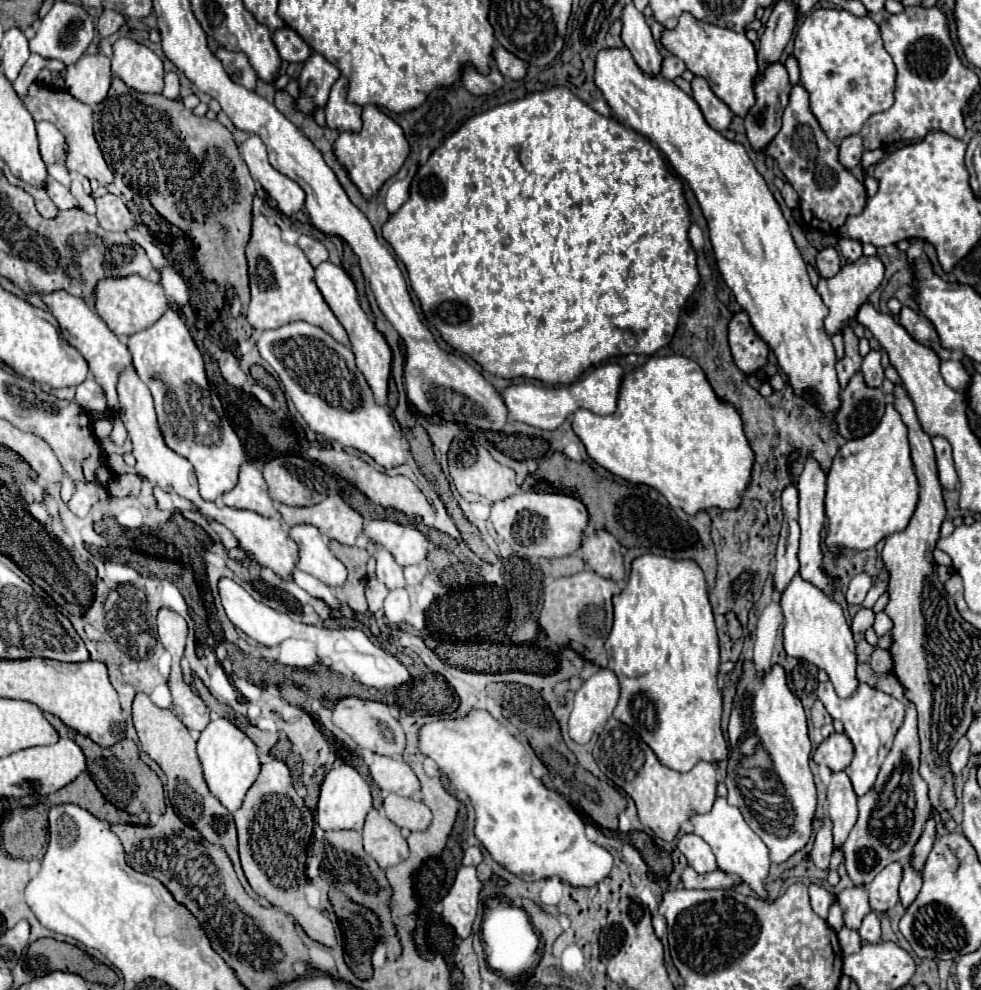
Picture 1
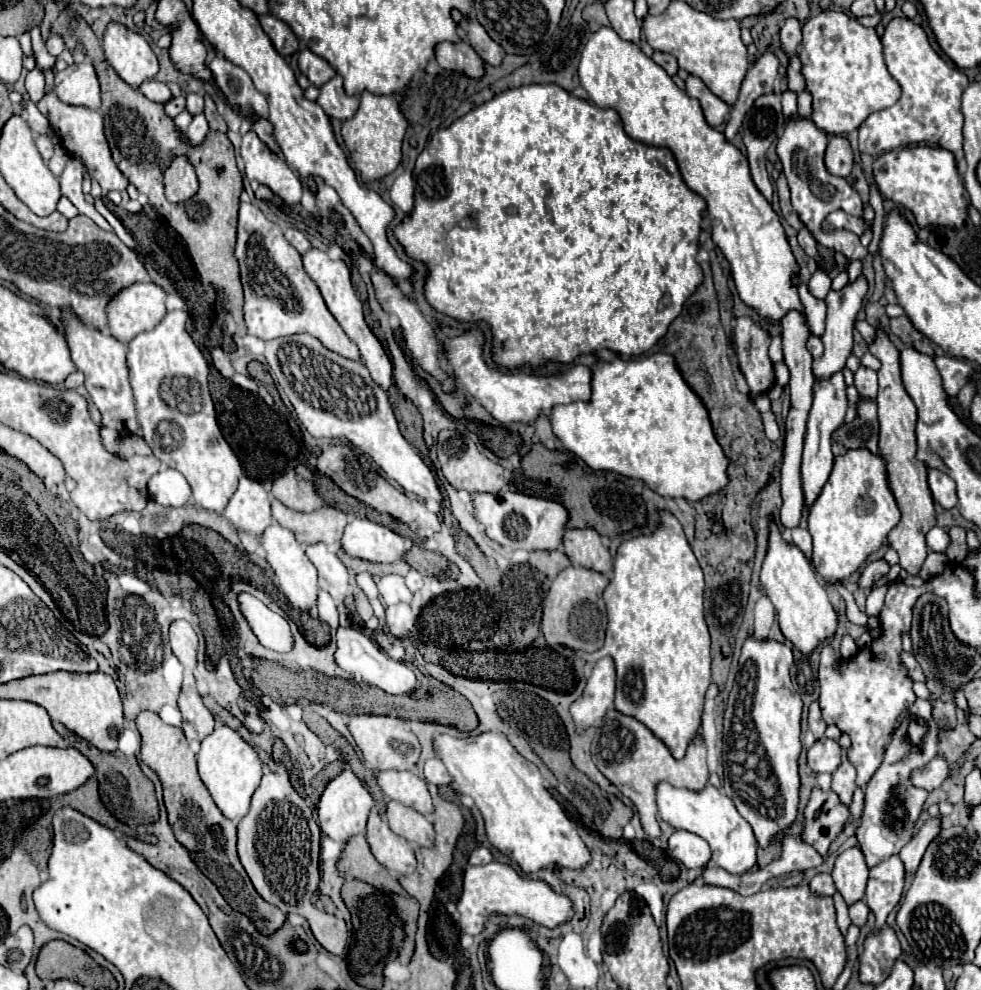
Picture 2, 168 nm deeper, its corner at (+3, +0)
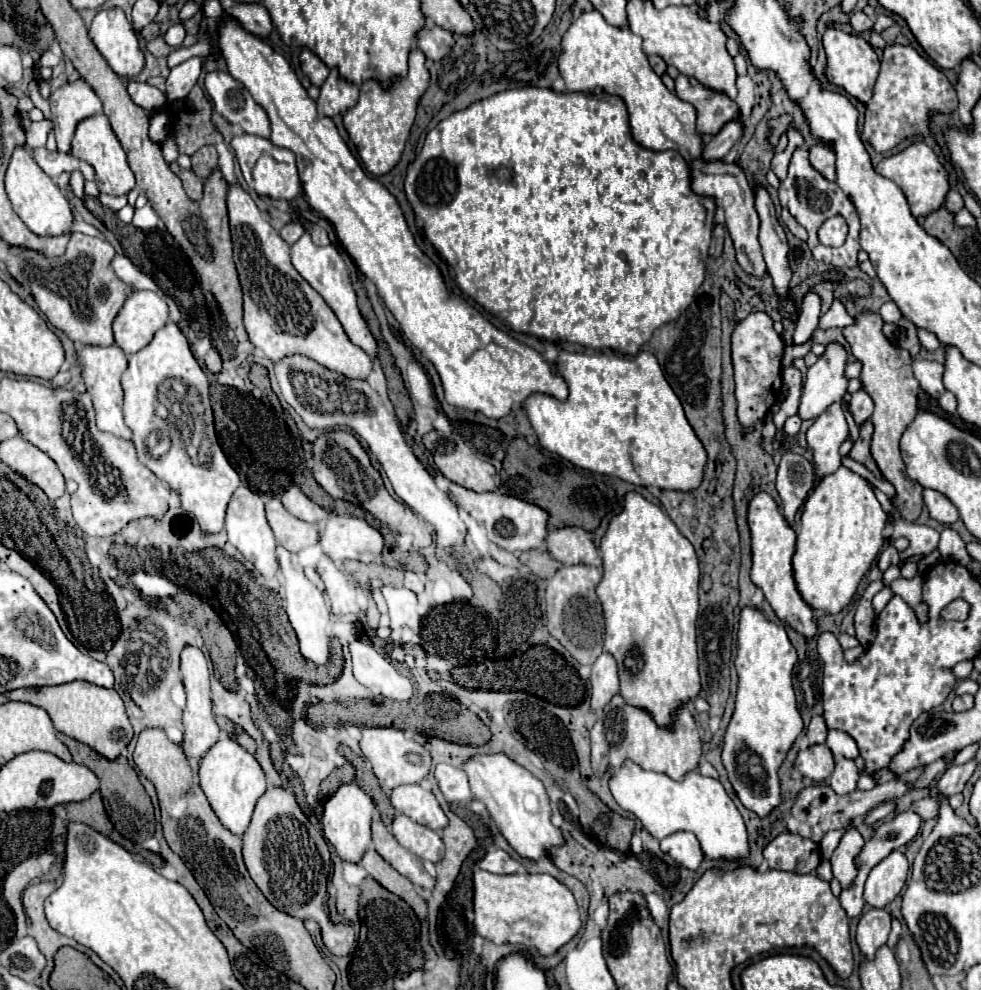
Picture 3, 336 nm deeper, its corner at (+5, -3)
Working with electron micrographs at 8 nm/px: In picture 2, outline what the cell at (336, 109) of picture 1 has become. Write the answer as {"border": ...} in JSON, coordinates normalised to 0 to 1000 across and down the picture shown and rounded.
{"border":[[[341,76],[337,82],[333,82],[327,88],[327,96],[323,100],[323,106],[327,106],[335,118],[352,122],[362,116],[362,112],[366,108],[366,98],[352,96],[350,80],[346,76]]]}

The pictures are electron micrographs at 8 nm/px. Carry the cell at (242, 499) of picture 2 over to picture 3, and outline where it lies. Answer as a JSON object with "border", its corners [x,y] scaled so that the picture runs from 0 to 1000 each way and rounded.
{"border":[[[244,491],[231,511],[231,523],[229,523],[229,535],[233,539],[233,547],[252,564],[260,570],[260,574],[270,582],[278,584],[284,576],[282,564],[280,564],[280,541],[272,529],[270,523],[270,511],[264,499],[256,497],[252,491]]]}

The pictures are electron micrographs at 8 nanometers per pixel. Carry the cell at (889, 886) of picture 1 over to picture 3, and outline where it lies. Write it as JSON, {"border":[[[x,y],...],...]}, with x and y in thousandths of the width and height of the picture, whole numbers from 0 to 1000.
{"border":[[[908,861],[904,867],[900,867],[886,881],[880,903],[882,911],[890,917],[906,915],[923,895],[925,879],[927,879],[925,867],[918,861]]]}

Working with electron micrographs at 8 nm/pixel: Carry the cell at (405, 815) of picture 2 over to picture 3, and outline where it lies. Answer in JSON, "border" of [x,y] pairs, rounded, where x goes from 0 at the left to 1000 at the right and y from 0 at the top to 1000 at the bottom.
{"border":[[[403,822],[399,838],[405,851],[419,863],[425,863],[425,867],[441,873],[452,867],[452,848],[448,840],[421,830],[413,822]]]}

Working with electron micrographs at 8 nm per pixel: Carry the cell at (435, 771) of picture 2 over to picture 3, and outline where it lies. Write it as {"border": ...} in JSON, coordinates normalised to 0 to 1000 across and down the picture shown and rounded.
{"border":[[[445,772],[441,784],[456,810],[480,810],[482,808],[476,784],[468,776],[460,772]]]}

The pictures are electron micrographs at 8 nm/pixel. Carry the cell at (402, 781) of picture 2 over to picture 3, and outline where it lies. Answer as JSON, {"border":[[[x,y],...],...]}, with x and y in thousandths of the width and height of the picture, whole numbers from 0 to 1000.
{"border":[[[411,792],[399,798],[399,812],[405,820],[417,824],[419,828],[448,838],[456,834],[456,824],[452,822],[445,806],[439,798],[431,796],[429,792]]]}

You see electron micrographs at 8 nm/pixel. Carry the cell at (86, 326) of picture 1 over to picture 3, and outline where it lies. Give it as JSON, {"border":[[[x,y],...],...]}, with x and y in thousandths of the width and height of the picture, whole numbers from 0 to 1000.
{"border":[[[113,347],[113,349],[81,349],[78,366],[81,366],[83,380],[85,380],[85,386],[89,390],[89,396],[95,404],[97,416],[99,416],[101,434],[111,436],[111,438],[115,438],[119,442],[125,442],[125,444],[134,444],[136,436],[125,424],[125,414],[123,414],[123,410],[125,410],[125,392],[121,388],[121,382],[123,382],[125,374],[129,372],[127,356],[119,347]]]}

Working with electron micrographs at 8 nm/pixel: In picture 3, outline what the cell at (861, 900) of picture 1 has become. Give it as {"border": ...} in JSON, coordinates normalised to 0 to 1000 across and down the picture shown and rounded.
{"border":[[[867,836],[857,853],[853,855],[853,859],[849,861],[847,865],[847,875],[849,875],[849,885],[857,891],[857,897],[859,899],[865,899],[870,897],[870,891],[874,887],[874,881],[876,881],[876,873],[874,873],[874,867],[878,863],[882,855],[882,848],[878,846],[876,838],[874,836]]]}

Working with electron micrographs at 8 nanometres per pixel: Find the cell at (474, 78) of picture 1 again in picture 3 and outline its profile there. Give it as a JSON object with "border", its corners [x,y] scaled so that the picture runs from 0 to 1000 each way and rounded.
{"border":[[[435,24],[427,36],[425,36],[425,44],[427,44],[427,51],[437,59],[437,61],[450,61],[454,59],[460,48],[464,46],[464,38],[460,32],[443,26],[443,24]]]}

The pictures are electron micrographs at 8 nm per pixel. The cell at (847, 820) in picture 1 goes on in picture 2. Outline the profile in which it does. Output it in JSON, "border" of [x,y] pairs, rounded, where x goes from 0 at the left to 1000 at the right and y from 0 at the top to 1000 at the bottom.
{"border":[[[859,767],[859,771],[849,781],[847,797],[855,803],[857,811],[861,811],[861,813],[867,811],[867,805],[870,805],[870,799],[872,799],[872,777],[863,767]]]}

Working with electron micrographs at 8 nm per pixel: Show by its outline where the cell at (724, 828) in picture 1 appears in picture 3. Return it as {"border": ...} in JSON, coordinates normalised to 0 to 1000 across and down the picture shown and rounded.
{"border":[[[639,768],[635,776],[625,780],[621,794],[631,814],[645,820],[668,846],[676,848],[682,842],[700,838],[710,844],[717,863],[725,869],[751,871],[764,865],[759,830],[733,788],[719,786],[713,780],[702,780],[696,790],[686,790],[680,782],[653,778]]]}

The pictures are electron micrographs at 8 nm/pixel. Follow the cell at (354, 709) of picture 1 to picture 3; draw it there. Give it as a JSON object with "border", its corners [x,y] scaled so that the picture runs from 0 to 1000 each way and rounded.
{"border":[[[368,735],[370,743],[366,747],[366,756],[370,764],[378,770],[380,782],[384,784],[388,796],[394,800],[407,792],[423,792],[429,790],[439,776],[439,764],[433,760],[429,752],[419,747],[411,737],[405,735]]]}

